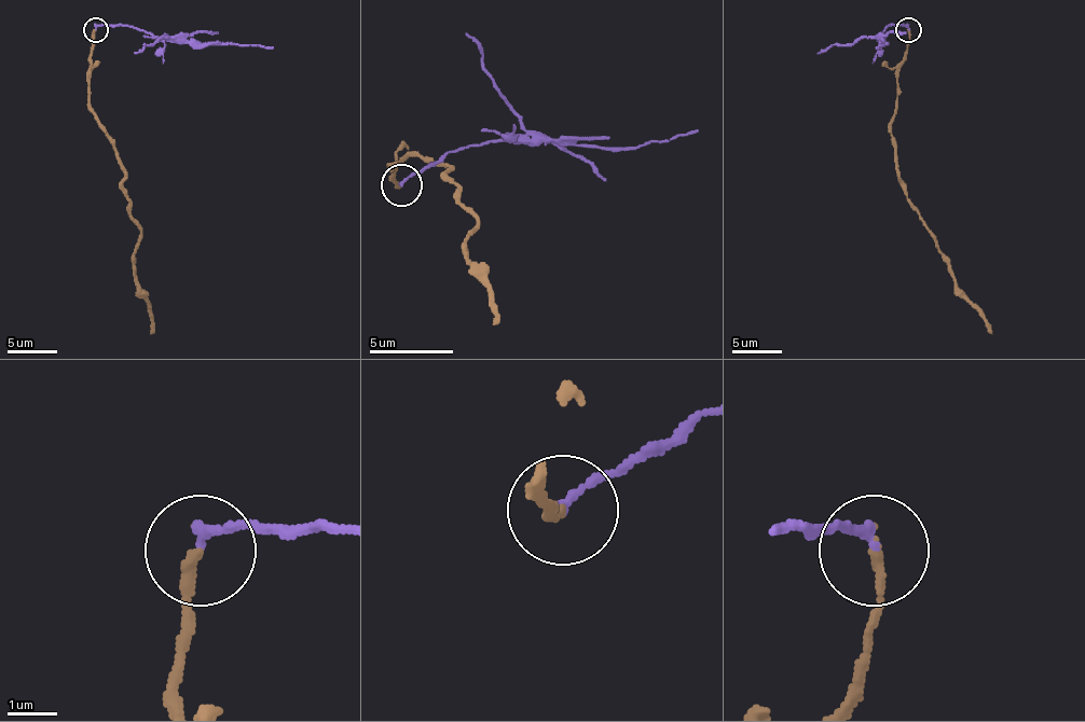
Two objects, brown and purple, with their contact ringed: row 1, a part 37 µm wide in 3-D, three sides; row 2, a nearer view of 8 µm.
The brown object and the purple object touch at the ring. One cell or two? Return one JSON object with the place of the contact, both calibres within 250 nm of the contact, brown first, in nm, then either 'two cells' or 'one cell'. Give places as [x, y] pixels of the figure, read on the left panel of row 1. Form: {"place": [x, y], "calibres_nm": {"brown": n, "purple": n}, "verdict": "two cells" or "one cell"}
{"place": [95, 29], "calibres_nm": {"brown": 220, "purple": 180}, "verdict": "two cells"}

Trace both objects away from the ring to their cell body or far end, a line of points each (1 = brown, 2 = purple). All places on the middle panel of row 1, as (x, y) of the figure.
1: (400, 183), (392, 167), (409, 154), (450, 171), (454, 196), (476, 217), (467, 250), (496, 313), (492, 325)
2: (400, 183), (447, 154), (483, 142), (646, 147), (697, 129)

